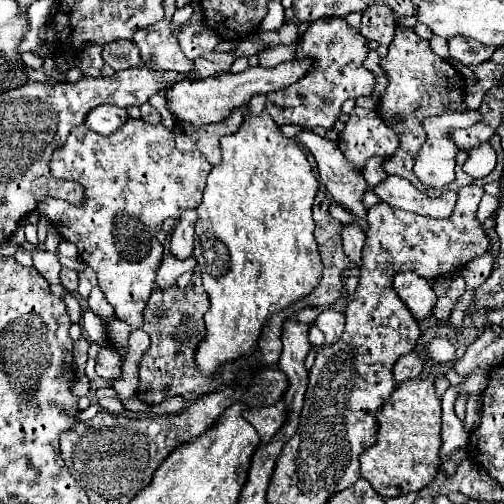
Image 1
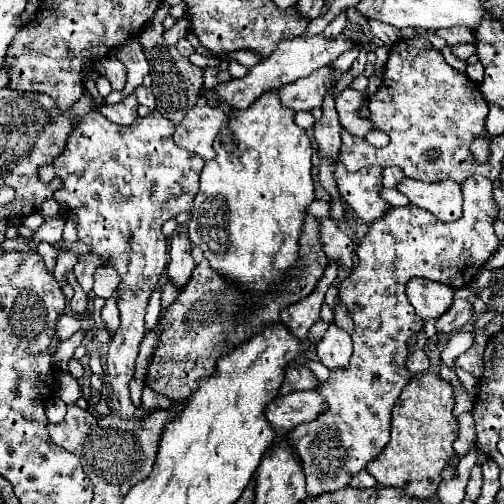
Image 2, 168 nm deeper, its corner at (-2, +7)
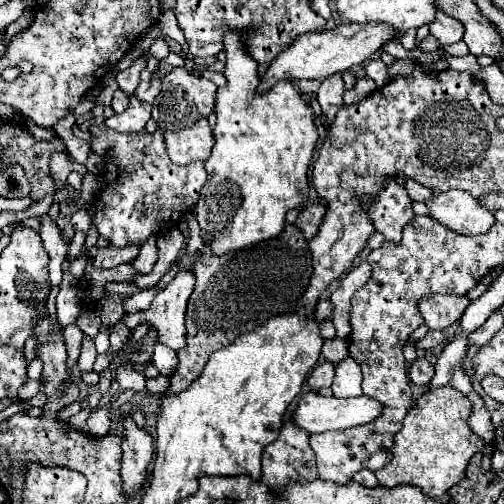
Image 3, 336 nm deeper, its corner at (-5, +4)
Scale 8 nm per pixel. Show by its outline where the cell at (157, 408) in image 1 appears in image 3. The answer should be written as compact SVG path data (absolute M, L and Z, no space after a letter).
M128 363L121 364L116 371L116 379L122 389L146 392L146 378L137 368Z

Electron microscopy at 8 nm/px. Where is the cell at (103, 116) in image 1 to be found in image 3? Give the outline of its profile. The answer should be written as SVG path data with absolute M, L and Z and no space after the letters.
M132 98L122 114L114 114L106 118L104 124L116 132L142 132L146 122L150 120L150 110L152 110L150 104Z

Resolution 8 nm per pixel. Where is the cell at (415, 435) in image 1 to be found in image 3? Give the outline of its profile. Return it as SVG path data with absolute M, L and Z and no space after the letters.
M456 388L426 390L416 400L416 406L408 410L404 424L394 438L394 458L376 472L378 482L386 488L412 484L430 498L442 498L448 488L466 478L468 460L476 452L482 452L486 444L478 434L470 430L470 414L470 400L462 392L456 392Z

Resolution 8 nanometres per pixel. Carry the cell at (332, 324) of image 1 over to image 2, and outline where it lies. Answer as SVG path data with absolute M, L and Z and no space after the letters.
M335 323L329 325L327 333L323 335L323 339L317 345L317 355L319 361L327 367L345 367L349 363L351 357L351 335L347 331L343 331L341 327L337 327Z

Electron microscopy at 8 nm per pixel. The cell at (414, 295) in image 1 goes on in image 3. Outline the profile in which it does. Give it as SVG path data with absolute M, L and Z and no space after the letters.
M428 296L420 300L418 308L430 330L444 330L458 322L470 300L466 296Z

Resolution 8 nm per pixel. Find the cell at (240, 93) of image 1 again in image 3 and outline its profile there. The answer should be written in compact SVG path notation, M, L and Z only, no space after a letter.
M340 24L332 30L312 32L298 36L290 48L280 52L280 56L270 64L268 72L262 76L260 90L272 88L280 80L294 80L294 78L306 78L306 80L324 80L332 74L342 74L364 60L368 60L374 52L378 52L386 42L394 38L402 38L400 32L396 32L388 24Z

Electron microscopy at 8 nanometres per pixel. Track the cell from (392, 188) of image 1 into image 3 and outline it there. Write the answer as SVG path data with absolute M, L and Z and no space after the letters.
M460 190L436 194L432 202L428 202L428 208L442 226L466 236L486 234L496 222L492 212L488 212L476 198L468 196L468 192Z

